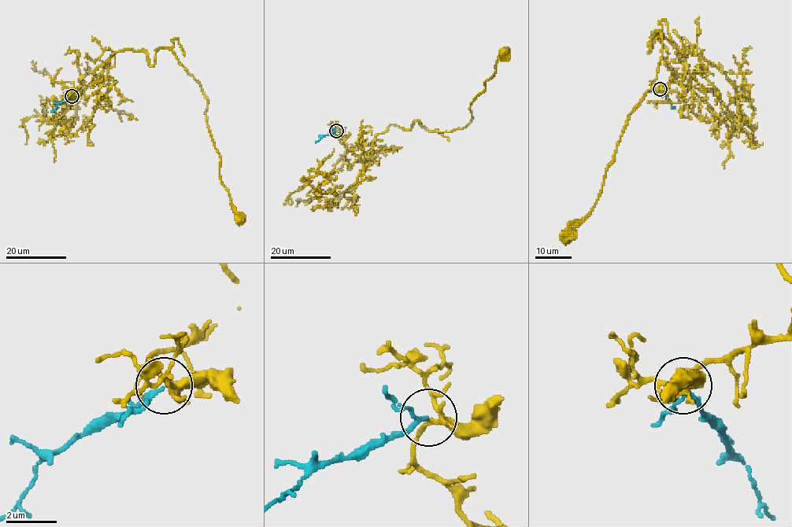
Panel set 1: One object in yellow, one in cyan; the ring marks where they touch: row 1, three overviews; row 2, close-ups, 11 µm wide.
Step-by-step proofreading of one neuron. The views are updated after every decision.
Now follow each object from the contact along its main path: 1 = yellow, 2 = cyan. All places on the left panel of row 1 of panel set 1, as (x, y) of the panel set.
1: (72, 96), (113, 53), (144, 51), (151, 66), (156, 52), (168, 48), (208, 100), (220, 182), (239, 218)
2: (72, 96), (50, 111)

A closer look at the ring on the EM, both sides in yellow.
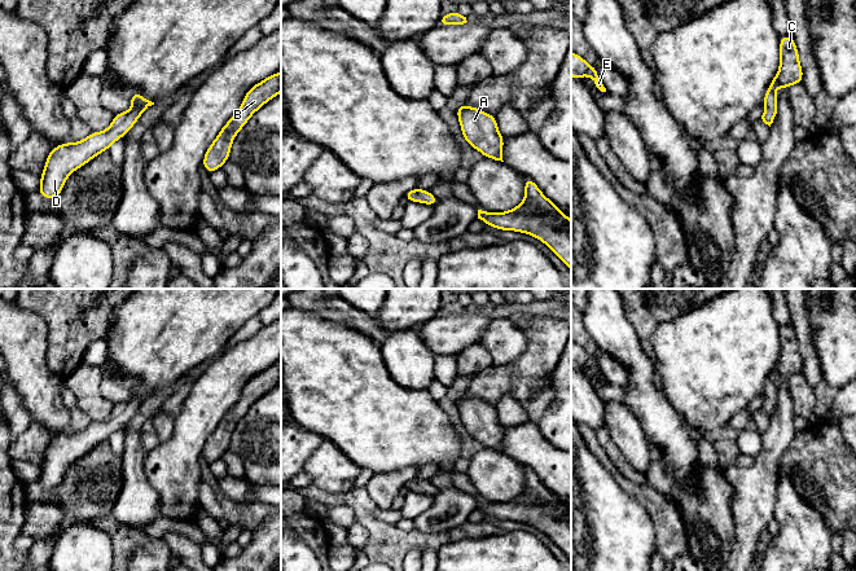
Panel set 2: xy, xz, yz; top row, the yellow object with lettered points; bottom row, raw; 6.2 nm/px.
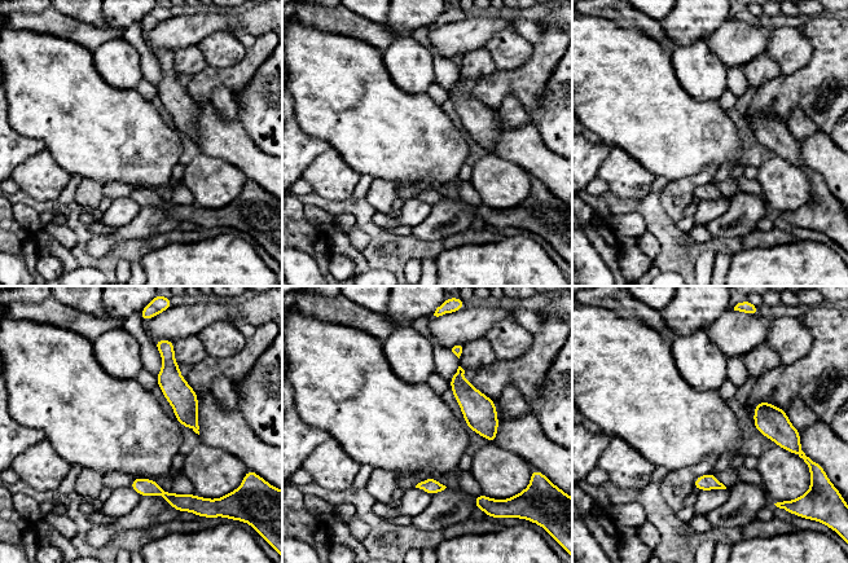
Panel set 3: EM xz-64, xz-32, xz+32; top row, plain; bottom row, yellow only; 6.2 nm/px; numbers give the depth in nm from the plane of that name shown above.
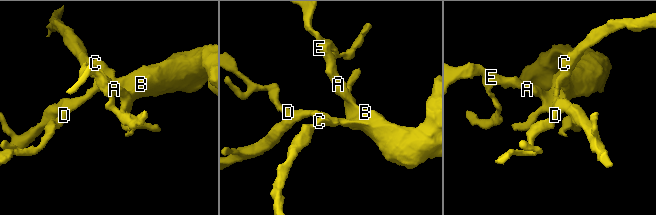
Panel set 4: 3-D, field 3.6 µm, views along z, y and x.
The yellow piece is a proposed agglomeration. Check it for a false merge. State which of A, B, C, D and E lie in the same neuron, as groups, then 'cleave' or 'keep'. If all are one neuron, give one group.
A B C D E; keep

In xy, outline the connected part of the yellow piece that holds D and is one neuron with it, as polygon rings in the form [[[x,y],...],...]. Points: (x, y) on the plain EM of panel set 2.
[[[140,383],[131,385],[131,400],[115,404],[111,414],[101,422],[92,422],[80,432],[70,431],[52,439],[45,451],[40,467],[39,483],[45,488],[56,488],[61,484],[67,467],[100,443],[120,430],[139,410],[141,404],[154,392]]]

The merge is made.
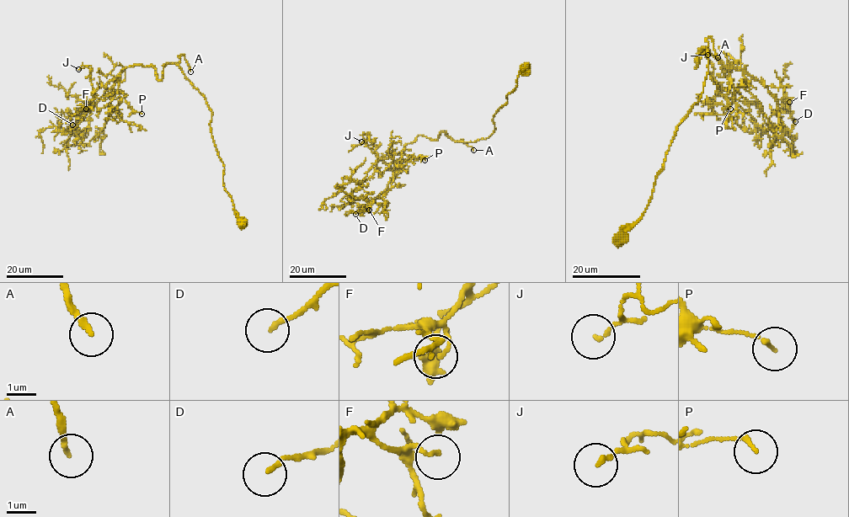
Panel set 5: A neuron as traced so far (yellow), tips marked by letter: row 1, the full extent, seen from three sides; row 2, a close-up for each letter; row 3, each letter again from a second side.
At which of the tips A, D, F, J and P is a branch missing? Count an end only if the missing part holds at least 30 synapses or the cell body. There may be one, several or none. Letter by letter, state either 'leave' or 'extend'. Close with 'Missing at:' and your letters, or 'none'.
A: extend
D: leave
F: leave
J: leave
P: leave
Missing at: A

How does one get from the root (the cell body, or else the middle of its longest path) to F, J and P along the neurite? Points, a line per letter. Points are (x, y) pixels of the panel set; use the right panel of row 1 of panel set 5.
F: (619, 238), (643, 212), (676, 127), (700, 98), (707, 71), (707, 48), (696, 68), (700, 50), (789, 102)
J: (619, 238), (643, 212), (676, 127), (700, 98), (700, 50), (723, 65), (731, 86), (715, 80), (707, 55)
P: (619, 238), (643, 212), (676, 127), (700, 98), (704, 48), (696, 68), (701, 50), (728, 68), (730, 109)

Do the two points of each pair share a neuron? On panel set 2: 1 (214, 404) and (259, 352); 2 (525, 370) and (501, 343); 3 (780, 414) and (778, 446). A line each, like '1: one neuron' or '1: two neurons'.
1: one neuron
2: two neurons
3: one neuron

